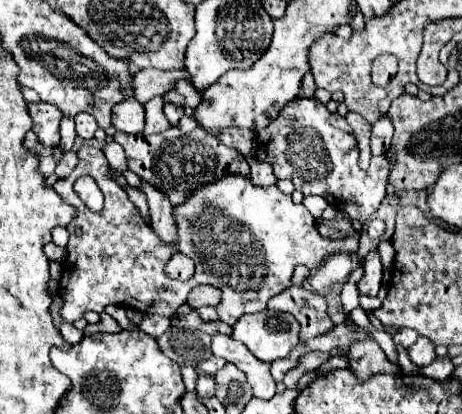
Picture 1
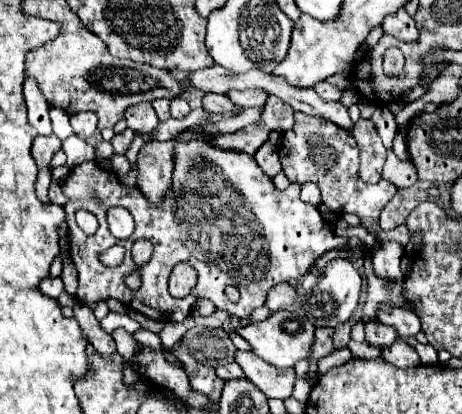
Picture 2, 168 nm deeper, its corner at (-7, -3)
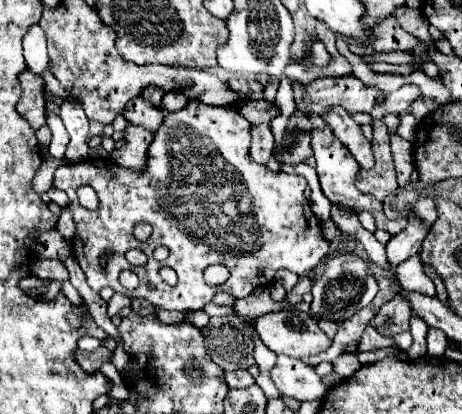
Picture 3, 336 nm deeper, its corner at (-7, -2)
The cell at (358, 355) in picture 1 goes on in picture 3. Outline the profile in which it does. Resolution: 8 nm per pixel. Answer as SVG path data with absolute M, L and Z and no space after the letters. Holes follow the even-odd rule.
M396 295L394 299L380 307L380 311L372 317L370 325L382 335L398 335L410 329L408 325L410 317L412 317L410 301L404 295Z

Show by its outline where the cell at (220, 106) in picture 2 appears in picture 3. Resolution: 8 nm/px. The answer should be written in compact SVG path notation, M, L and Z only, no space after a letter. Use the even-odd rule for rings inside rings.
M248 101L248 105L238 105L234 109L240 109L250 123L270 123L276 115L280 115L276 105L270 101Z

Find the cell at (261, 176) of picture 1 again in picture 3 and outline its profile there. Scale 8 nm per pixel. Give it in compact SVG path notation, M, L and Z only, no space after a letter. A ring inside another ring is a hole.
M268 123L262 125L254 125L250 129L252 133L252 145L250 145L250 157L256 163L266 163L272 157L272 149L274 149L274 135Z

